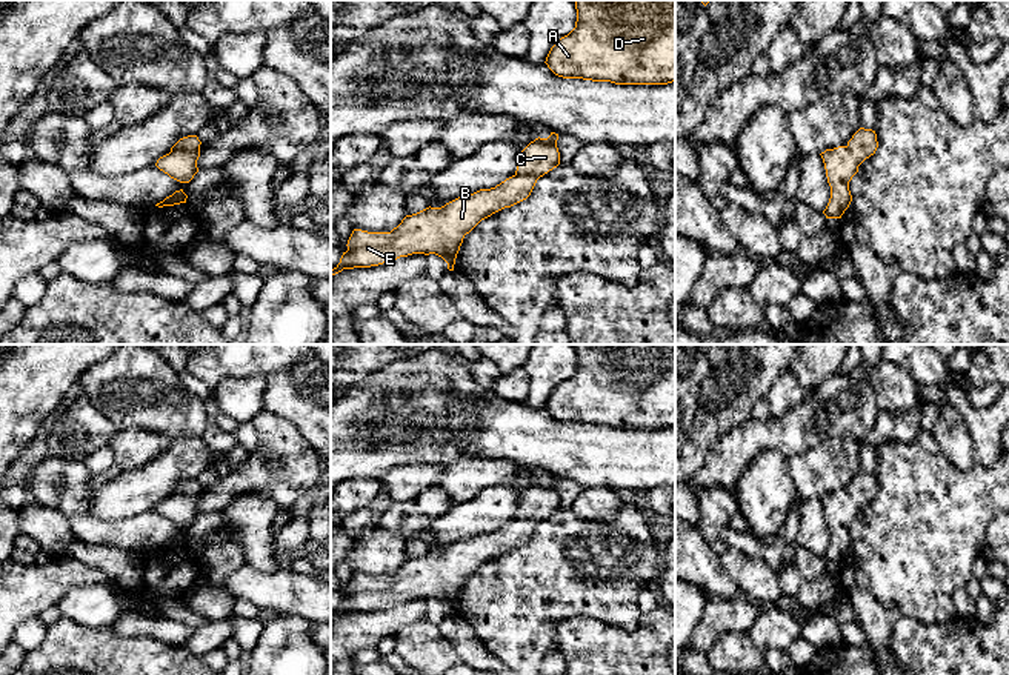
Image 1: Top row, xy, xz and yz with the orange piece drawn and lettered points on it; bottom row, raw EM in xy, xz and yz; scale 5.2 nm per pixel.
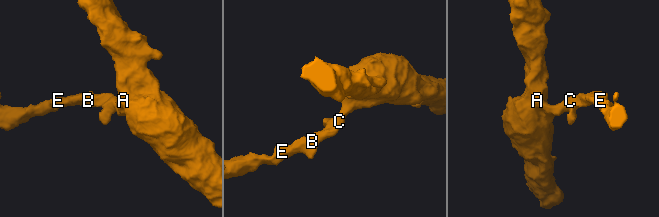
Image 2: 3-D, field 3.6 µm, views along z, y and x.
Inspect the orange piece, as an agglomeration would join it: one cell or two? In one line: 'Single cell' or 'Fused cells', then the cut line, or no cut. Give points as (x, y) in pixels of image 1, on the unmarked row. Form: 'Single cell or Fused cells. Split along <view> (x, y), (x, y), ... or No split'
Single cell. No split

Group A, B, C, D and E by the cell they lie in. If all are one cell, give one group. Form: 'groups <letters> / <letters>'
groups A B C D E

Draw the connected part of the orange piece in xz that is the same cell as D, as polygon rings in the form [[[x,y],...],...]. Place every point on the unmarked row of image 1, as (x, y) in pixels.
[[[575,344],[575,354],[575,372],[544,406],[555,420],[615,429],[675,426],[675,344]]]

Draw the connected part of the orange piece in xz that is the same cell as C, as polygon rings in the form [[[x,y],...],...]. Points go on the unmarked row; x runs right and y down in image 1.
[[[558,478],[535,483],[520,500],[512,521],[491,534],[461,540],[441,552],[426,552],[406,560],[391,577],[354,574],[348,595],[331,620],[343,613],[371,612],[412,598],[435,598],[454,615],[455,603],[466,578],[481,564],[526,544],[537,524],[560,509]]]

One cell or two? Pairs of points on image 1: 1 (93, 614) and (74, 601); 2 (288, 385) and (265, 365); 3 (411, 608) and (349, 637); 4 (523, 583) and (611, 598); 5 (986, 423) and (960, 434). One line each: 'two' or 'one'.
1: one
2: two
3: one
4: one
5: two

